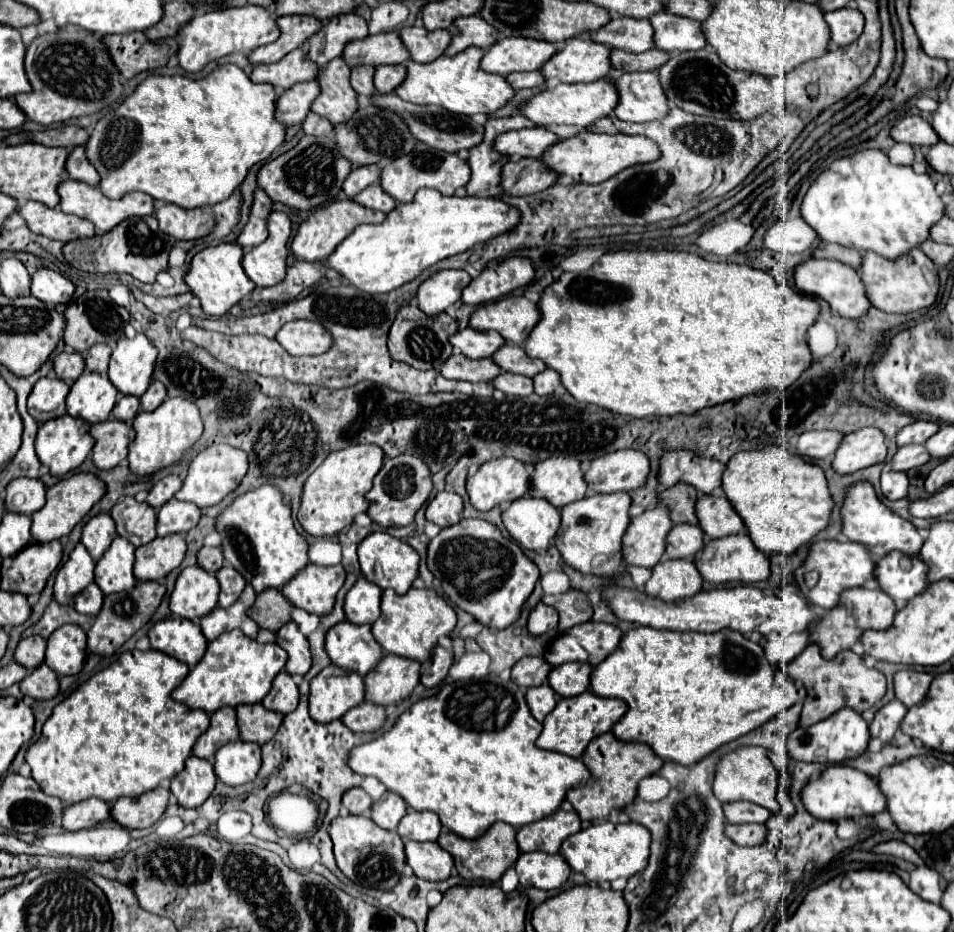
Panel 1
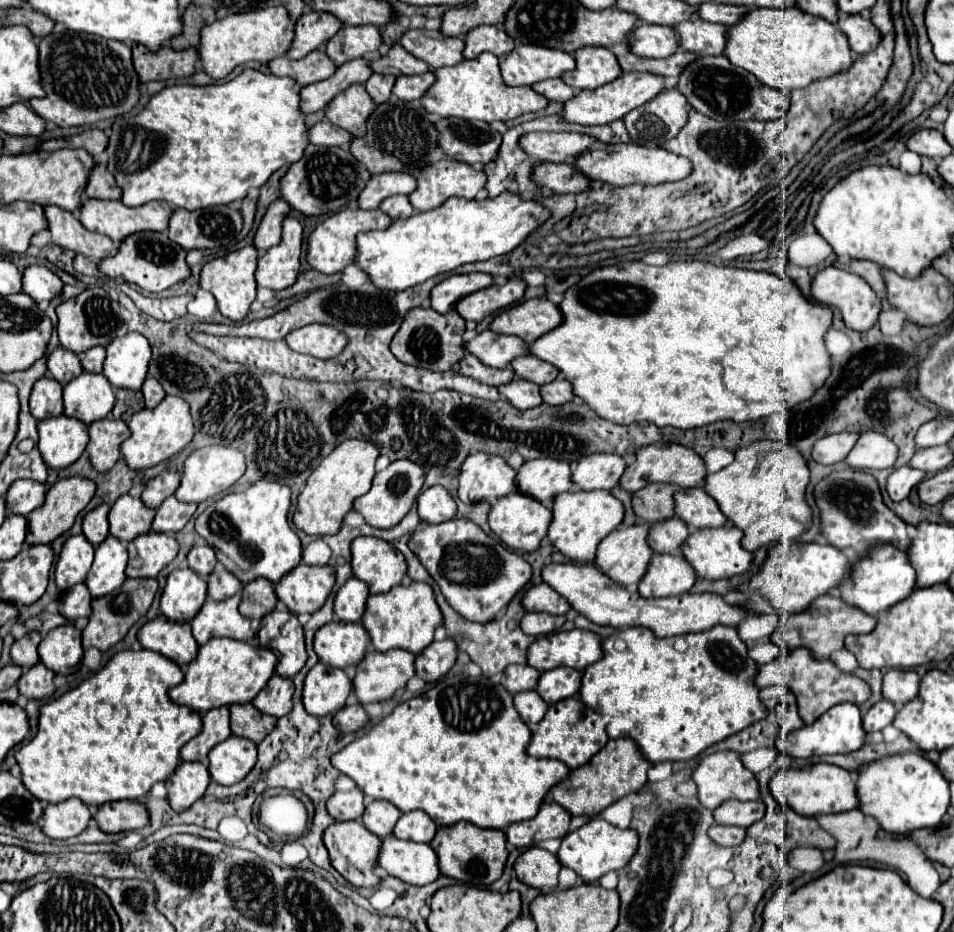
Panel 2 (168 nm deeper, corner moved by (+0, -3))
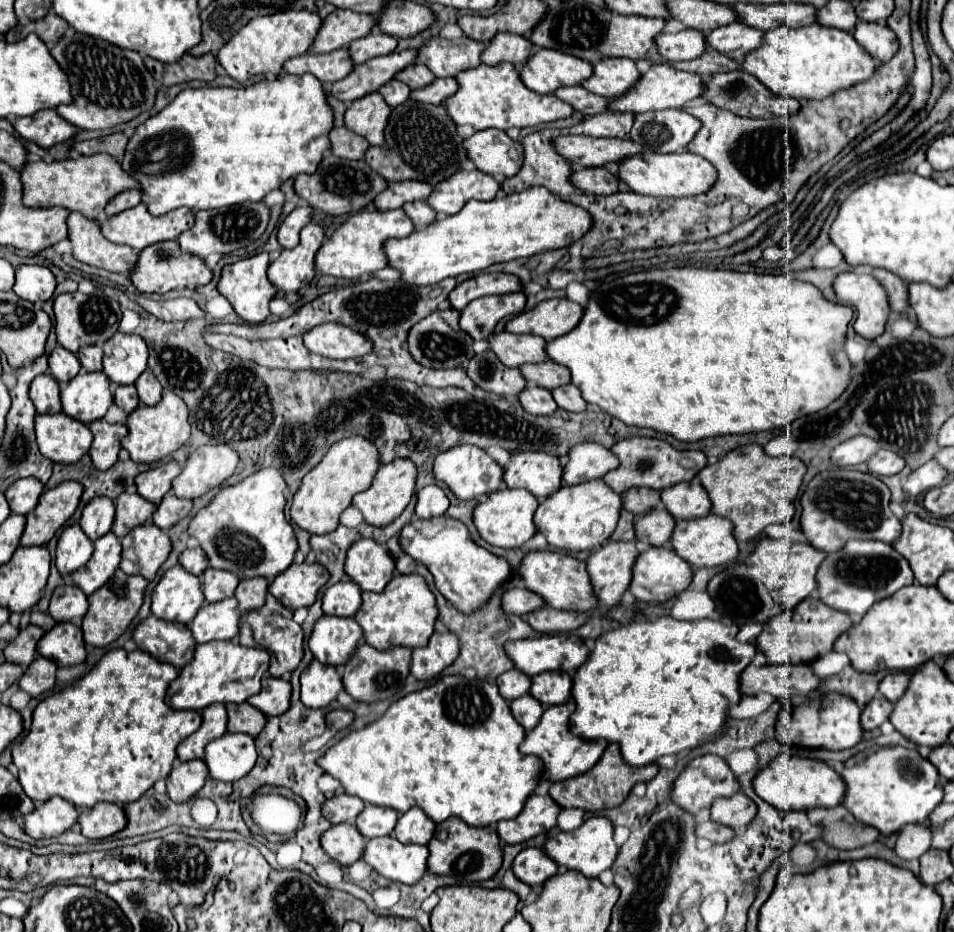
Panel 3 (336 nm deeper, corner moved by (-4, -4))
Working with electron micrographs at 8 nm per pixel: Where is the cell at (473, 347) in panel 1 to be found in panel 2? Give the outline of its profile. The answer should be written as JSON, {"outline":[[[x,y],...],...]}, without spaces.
{"outline":[[[484,331],[470,343],[466,343],[468,351],[474,353],[480,361],[490,367],[508,367],[514,357],[530,355],[528,345],[516,335],[498,335],[494,331]]]}

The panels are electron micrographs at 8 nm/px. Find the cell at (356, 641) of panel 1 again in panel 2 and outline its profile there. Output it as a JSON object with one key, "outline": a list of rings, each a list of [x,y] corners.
{"outline":[[[330,621],[316,631],[314,651],[324,665],[348,669],[358,665],[366,653],[368,633],[362,623]]]}

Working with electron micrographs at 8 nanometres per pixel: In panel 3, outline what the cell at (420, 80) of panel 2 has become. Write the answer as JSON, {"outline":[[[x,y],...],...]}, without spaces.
{"outline":[[[436,78],[430,86],[412,90],[410,98],[414,98],[416,102],[426,102],[426,104],[442,104],[442,100],[454,94],[456,90],[458,90],[458,84],[454,78]]]}

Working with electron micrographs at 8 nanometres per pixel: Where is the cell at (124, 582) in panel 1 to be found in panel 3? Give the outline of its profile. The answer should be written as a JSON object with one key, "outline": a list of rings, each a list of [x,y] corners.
{"outline":[[[108,532],[106,536],[94,542],[94,554],[90,562],[72,574],[74,584],[82,588],[86,596],[94,594],[94,590],[100,590],[114,576],[114,572],[120,568],[120,560],[122,560],[120,540],[112,532]]]}

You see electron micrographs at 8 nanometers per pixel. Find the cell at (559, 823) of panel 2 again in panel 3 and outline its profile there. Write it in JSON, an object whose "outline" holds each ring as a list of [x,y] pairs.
{"outline":[[[532,794],[526,800],[526,806],[520,816],[514,820],[498,822],[498,836],[506,844],[522,844],[536,836],[536,828],[542,832],[550,832],[558,826],[556,818],[560,814],[560,806],[550,796]]]}

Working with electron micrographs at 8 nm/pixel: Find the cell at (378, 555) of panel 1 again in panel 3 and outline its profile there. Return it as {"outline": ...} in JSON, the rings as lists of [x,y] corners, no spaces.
{"outline":[[[372,538],[358,540],[350,546],[346,558],[346,574],[368,592],[382,592],[394,578],[392,554]]]}

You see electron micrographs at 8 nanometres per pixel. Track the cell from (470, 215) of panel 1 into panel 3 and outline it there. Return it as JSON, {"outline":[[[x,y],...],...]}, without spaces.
{"outline":[[[536,186],[488,202],[470,200],[458,214],[436,218],[426,230],[414,230],[406,238],[386,240],[382,250],[388,266],[402,274],[400,280],[410,286],[432,286],[448,276],[468,274],[496,262],[568,246],[588,232],[590,224],[592,218],[584,208],[564,202],[546,188]]]}

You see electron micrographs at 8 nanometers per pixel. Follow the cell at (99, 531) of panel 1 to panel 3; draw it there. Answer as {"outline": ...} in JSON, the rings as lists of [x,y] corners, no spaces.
{"outline":[[[94,498],[82,510],[80,526],[90,540],[98,540],[110,532],[114,522],[114,502],[110,498]]]}

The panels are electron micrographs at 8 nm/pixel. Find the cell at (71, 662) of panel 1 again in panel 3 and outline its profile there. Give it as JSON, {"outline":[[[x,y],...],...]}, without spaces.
{"outline":[[[72,622],[56,624],[40,638],[38,652],[44,658],[50,658],[60,668],[82,664],[86,660],[82,628],[74,626]]]}

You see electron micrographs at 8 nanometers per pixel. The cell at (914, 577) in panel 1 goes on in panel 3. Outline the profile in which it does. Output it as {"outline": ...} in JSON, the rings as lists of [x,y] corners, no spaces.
{"outline":[[[852,540],[842,550],[830,552],[818,570],[818,596],[824,604],[854,614],[864,616],[872,604],[892,596],[904,586],[914,582],[914,574],[902,554],[898,554],[890,544],[878,540]]]}

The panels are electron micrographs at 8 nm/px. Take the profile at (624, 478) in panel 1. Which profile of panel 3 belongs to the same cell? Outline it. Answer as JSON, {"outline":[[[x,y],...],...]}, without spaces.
{"outline":[[[596,442],[576,444],[568,454],[568,464],[564,466],[564,484],[582,484],[590,480],[604,478],[610,470],[618,468],[618,456]]]}

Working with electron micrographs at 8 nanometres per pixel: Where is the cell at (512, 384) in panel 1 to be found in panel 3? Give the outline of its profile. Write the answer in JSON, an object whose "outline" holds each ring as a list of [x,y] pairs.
{"outline":[[[526,386],[520,394],[518,394],[518,402],[522,404],[522,408],[528,414],[540,414],[540,416],[548,416],[552,412],[558,410],[550,390],[546,388],[538,388],[538,386]]]}

